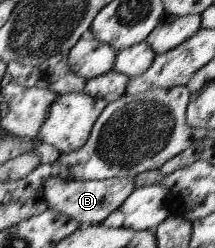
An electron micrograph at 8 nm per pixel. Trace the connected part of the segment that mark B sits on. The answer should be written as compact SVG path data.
M131 175L122 178L104 179L101 181L73 181L62 179L59 176L47 178L42 185L41 196L47 202L48 209L54 212L73 218L79 225L89 222L90 225L97 225L113 210L119 209L123 200L135 189L134 178Z

